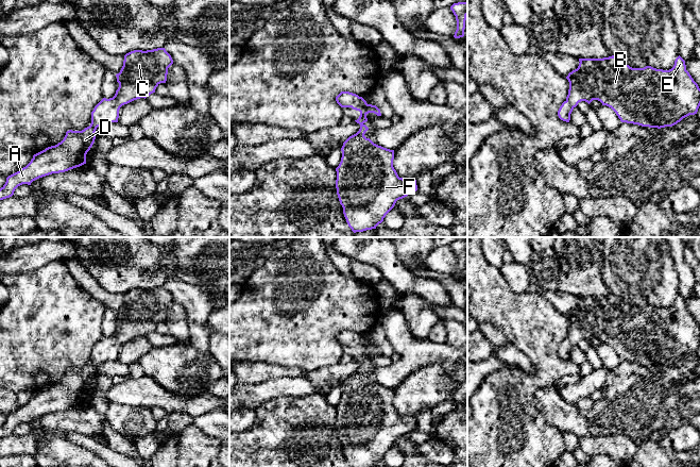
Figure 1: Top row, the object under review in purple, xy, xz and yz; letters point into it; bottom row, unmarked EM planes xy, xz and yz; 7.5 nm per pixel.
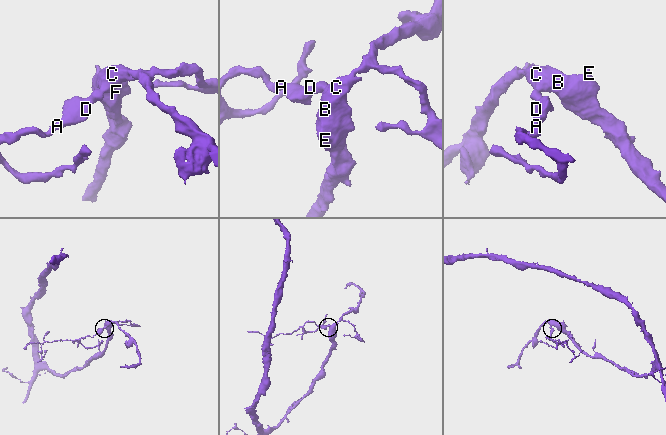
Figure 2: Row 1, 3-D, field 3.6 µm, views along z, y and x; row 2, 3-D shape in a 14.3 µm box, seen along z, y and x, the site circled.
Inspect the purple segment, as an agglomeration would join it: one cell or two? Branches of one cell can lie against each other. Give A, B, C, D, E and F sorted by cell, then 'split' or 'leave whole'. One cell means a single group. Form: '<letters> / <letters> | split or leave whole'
A B C D E F | leave whole

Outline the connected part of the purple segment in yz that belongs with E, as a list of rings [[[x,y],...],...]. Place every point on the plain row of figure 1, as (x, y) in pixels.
[[[679,294],[669,308],[651,304],[632,306],[617,295],[579,297],[577,307],[568,312],[569,328],[566,338],[558,349],[561,358],[569,361],[570,352],[579,340],[588,343],[598,338],[611,346],[621,361],[649,366],[672,365],[683,356],[695,353],[700,345],[700,327],[686,308],[685,299]]]

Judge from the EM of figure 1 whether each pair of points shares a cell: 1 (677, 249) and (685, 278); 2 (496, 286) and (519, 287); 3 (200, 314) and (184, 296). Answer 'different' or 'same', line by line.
1: same
2: different
3: same

